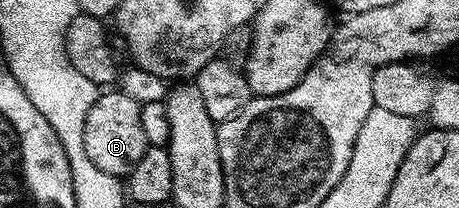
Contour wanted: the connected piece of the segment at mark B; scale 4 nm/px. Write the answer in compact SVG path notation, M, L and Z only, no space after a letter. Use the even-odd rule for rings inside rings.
M105 91L95 99L91 111L87 111L87 123L83 123L83 151L87 151L87 159L91 159L99 171L125 179L135 163L143 159L143 151L147 146L143 135L141 107L135 103L135 99L120 91Z

